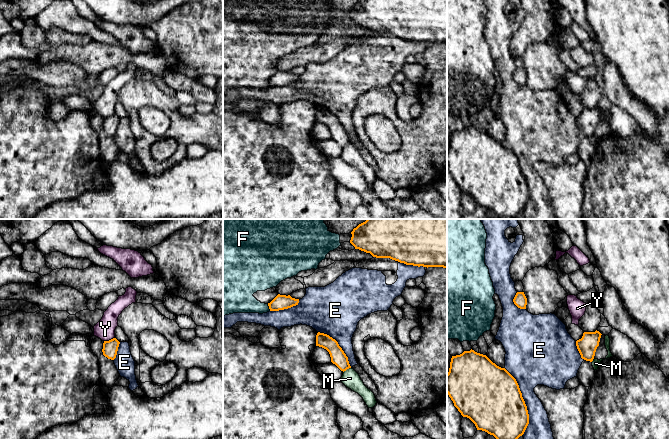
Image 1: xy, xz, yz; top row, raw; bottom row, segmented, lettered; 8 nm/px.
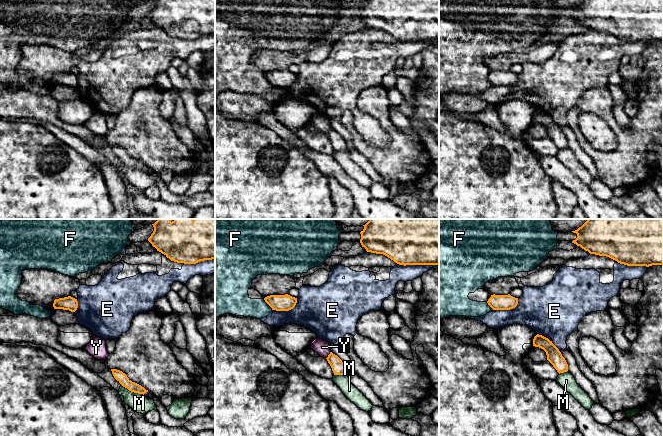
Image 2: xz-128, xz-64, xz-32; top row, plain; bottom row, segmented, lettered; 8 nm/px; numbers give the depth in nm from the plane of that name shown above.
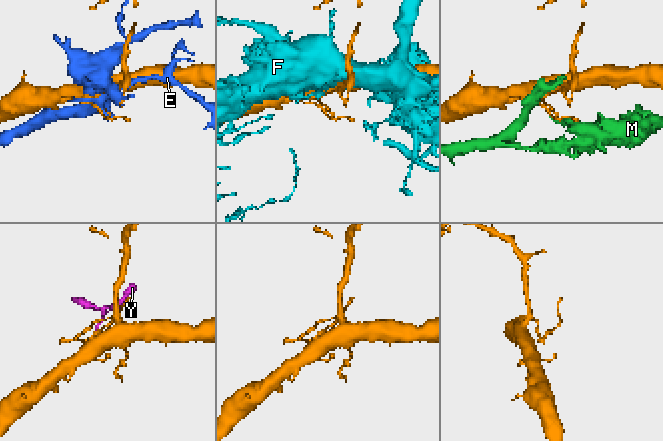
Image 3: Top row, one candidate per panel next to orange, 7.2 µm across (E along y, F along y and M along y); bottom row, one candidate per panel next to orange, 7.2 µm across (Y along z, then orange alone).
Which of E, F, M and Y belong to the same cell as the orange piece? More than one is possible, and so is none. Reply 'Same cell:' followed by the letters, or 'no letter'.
Same cell: no letter

